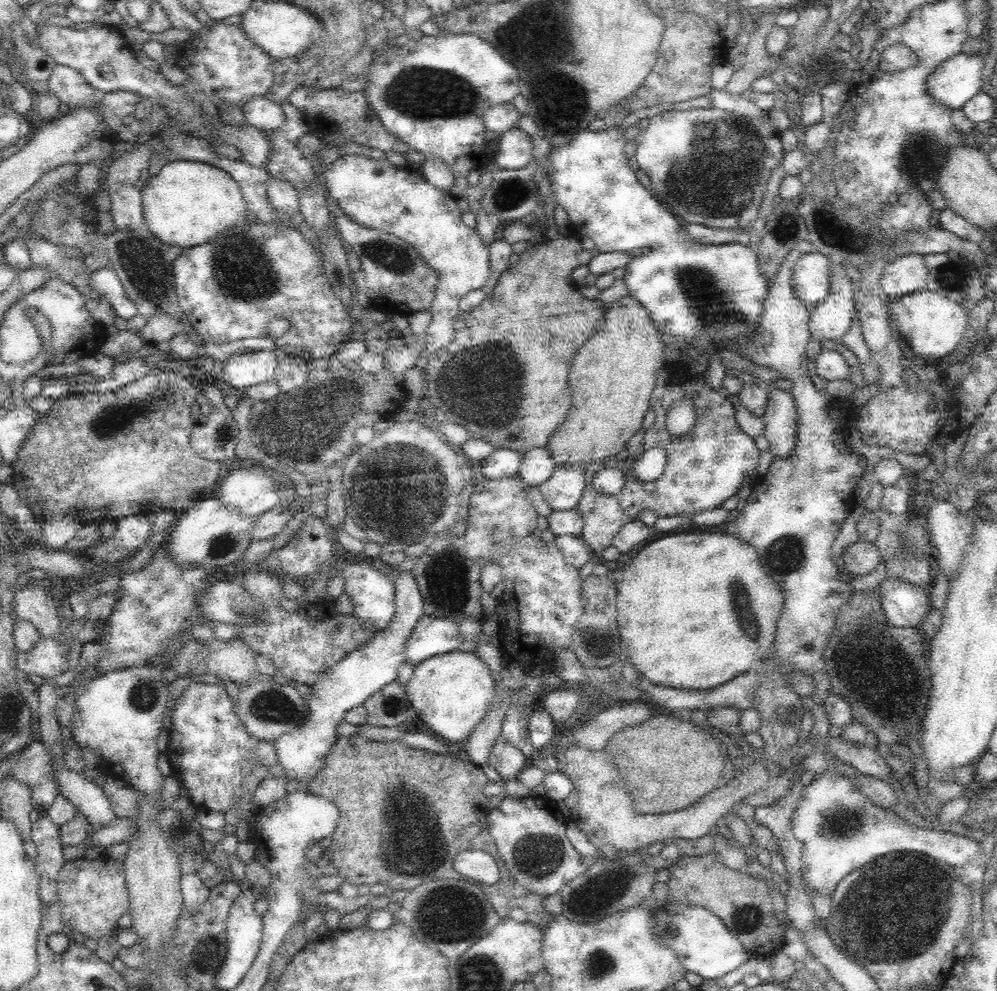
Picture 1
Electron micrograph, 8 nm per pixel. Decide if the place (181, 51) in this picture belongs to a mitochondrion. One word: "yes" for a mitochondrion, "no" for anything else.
no

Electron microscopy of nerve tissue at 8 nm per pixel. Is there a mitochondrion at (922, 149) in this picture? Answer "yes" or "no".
yes

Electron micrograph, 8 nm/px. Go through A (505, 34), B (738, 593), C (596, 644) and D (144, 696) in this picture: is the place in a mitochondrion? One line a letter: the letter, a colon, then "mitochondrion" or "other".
A: mitochondrion
B: mitochondrion
C: mitochondrion
D: mitochondrion

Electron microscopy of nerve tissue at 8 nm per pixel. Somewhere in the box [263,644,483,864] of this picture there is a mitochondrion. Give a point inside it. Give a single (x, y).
(391, 706)

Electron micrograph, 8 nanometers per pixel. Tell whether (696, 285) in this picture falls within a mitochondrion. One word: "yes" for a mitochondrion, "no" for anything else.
yes

